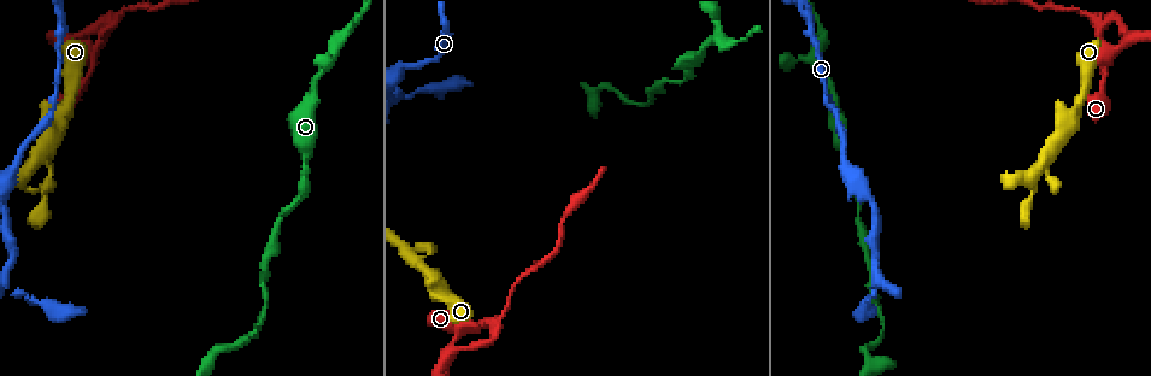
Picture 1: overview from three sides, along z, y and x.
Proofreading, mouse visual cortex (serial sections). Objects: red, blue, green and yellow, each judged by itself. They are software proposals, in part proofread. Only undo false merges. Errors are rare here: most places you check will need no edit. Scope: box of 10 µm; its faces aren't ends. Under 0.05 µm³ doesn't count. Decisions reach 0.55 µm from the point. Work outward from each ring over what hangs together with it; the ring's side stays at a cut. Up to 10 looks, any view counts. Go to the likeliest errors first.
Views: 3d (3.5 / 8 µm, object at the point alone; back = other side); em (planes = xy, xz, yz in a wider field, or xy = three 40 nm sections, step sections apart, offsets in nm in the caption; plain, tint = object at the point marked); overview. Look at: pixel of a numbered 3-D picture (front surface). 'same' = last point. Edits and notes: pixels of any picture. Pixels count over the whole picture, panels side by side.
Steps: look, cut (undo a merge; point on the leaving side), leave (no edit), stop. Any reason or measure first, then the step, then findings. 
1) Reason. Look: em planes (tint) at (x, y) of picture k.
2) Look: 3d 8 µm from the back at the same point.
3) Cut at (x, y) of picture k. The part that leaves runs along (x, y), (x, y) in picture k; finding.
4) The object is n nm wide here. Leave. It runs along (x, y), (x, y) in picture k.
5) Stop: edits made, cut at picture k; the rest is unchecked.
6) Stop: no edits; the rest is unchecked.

Three arms meet. Look: 3d 3.5 µm at (814, 62) of picture 1.

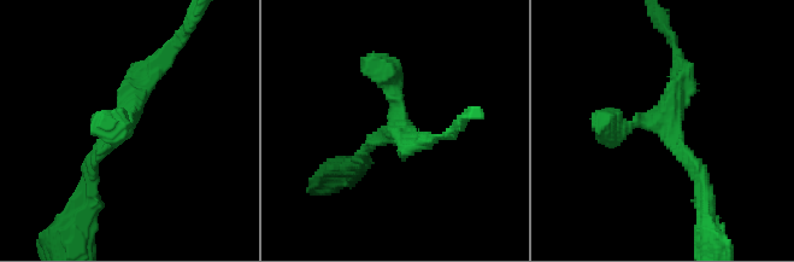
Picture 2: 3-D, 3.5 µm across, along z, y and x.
3 arms meet here; the arms are 200, 200, 250 nm wide; now the EM. Look: em xy step 1 (tint) at (395, 134) of picture 2.

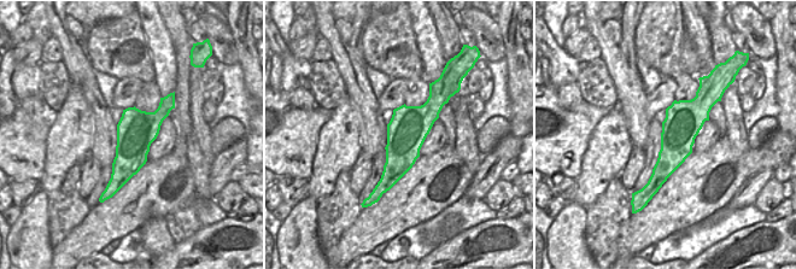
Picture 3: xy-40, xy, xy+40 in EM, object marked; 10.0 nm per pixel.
Cut it another way. Look: em xy step 5 (tint) at the same point.

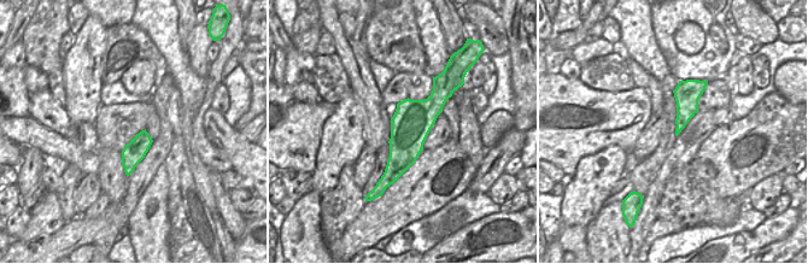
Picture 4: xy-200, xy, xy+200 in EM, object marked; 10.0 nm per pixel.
Leave. It runs along (435, 89), (391, 180) in picture 4; continuous, no second cell.

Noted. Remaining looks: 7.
Abrupt turn. Look: 3d 3.5 µm at (44, 200) of picture 1.

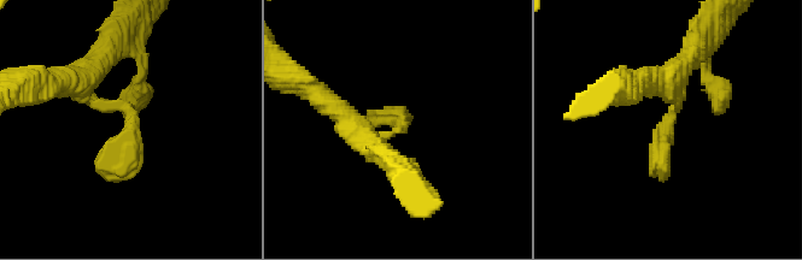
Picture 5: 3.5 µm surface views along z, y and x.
Now the EM. Look: em xy step 5 (tint) at (402, 129) of picture 5.

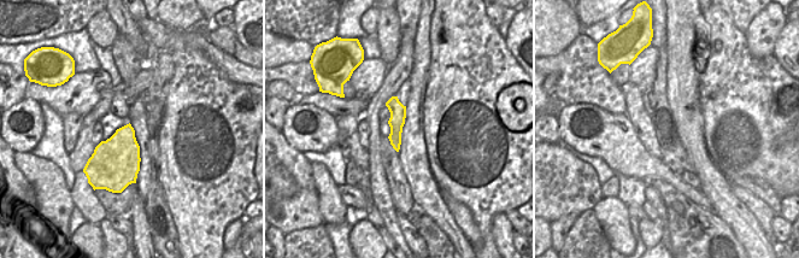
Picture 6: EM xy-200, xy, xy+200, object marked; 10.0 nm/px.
Another direction. Look: em planes (tint) at the same point.

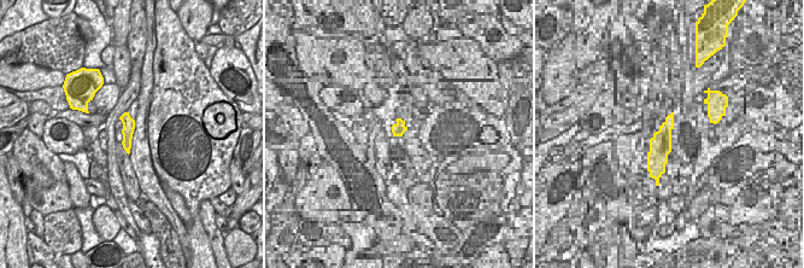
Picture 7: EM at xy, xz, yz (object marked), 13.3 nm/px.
Leave. All the same cell.

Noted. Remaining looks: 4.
Narrows sharply. Look: 3d 3.5 µm at (876, 292) of picture 1.

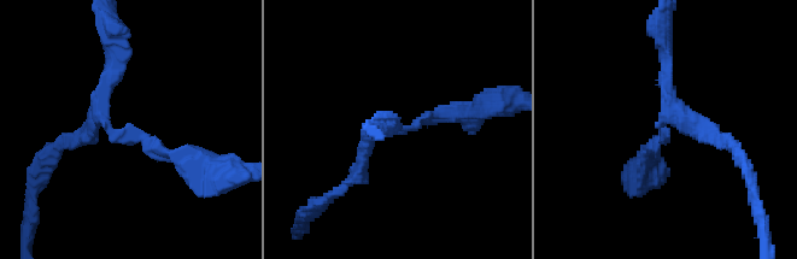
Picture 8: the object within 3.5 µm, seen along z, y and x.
The arms are 200, 250 nm wide. Look: em xy step 2 (tint) at (414, 125) of picture 8.

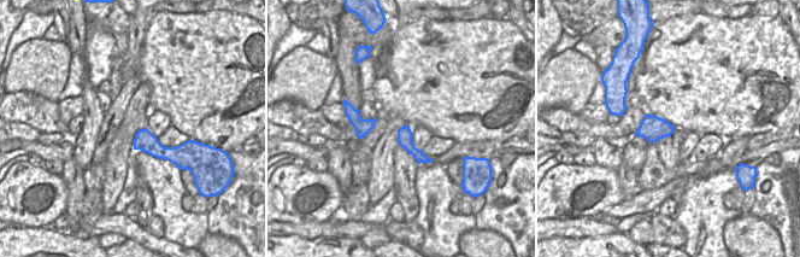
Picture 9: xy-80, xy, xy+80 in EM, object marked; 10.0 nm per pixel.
Leave. It runs along (375, 133), (482, 109) in picture 8; one cell here.

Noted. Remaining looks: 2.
Abrupt turn. Look: 3d 3.5 µm at (864, 349) of picture 1.

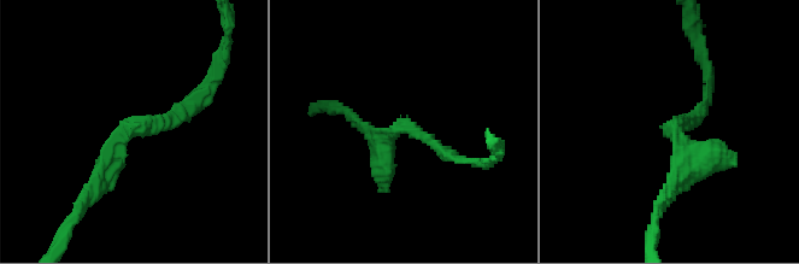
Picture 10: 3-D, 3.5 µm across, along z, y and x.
Look: em xy step 3 (tint) at (132, 129) of picture 10.

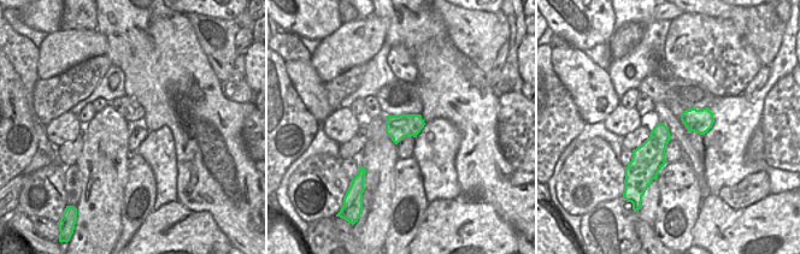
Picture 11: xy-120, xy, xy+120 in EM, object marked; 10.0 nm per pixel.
Leave. It runs along (198, 100), (139, 123), (110, 164) in picture 10; continuous, no second cell.

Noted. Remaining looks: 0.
Stop: no edits; the rest is unchecked.

